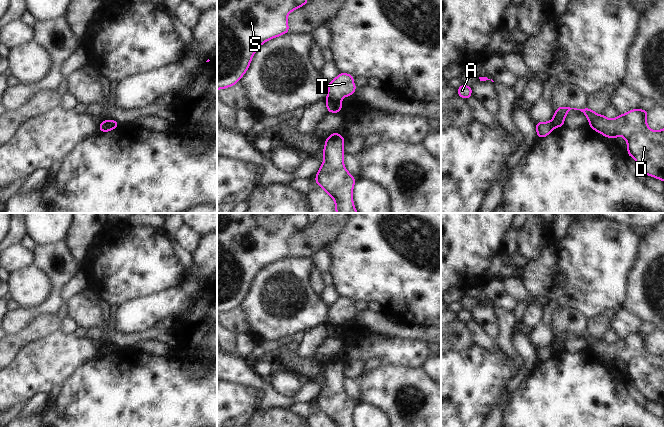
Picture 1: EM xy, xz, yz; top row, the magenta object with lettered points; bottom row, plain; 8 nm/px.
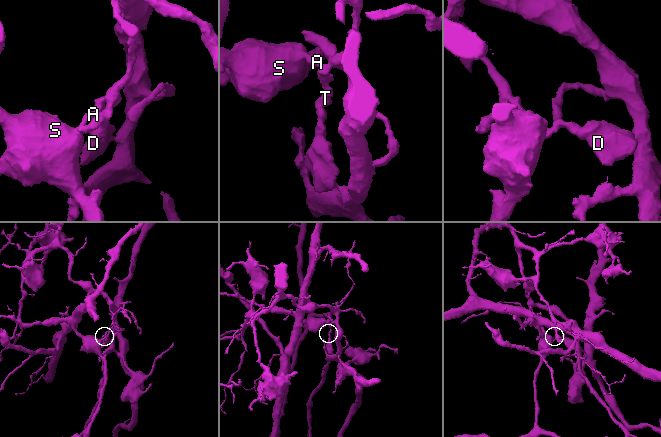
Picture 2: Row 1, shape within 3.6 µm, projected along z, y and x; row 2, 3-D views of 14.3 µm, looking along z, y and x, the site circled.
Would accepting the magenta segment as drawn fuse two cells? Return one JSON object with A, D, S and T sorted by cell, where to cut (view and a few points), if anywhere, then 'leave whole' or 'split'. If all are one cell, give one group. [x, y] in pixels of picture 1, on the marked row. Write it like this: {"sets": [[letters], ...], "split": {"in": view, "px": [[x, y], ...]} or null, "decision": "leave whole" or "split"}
{"sets": [["A", "S", "T"], ["D"]], "split": {"in": "xz", "px": [[326, 100], [339, 102]]}, "decision": "split"}

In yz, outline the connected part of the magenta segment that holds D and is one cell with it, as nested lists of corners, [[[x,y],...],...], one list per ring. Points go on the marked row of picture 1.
[[[557,107],[557,110],[554,112],[554,118],[551,120],[554,128],[564,126],[565,117],[571,109],[583,112],[589,120],[589,126],[605,137],[614,139],[616,139],[619,135],[624,137],[627,141],[627,155],[634,158],[638,166],[647,176],[653,176],[664,182],[664,128],[659,131],[654,131],[648,127],[646,121],[648,111],[633,109],[614,119],[608,119],[605,115],[598,115],[596,112],[587,107],[583,109]]]

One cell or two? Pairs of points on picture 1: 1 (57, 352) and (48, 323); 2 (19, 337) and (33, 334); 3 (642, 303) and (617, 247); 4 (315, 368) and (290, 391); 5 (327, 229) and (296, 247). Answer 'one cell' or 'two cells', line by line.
1: two cells
2: one cell
3: two cells
4: two cells
5: one cell

